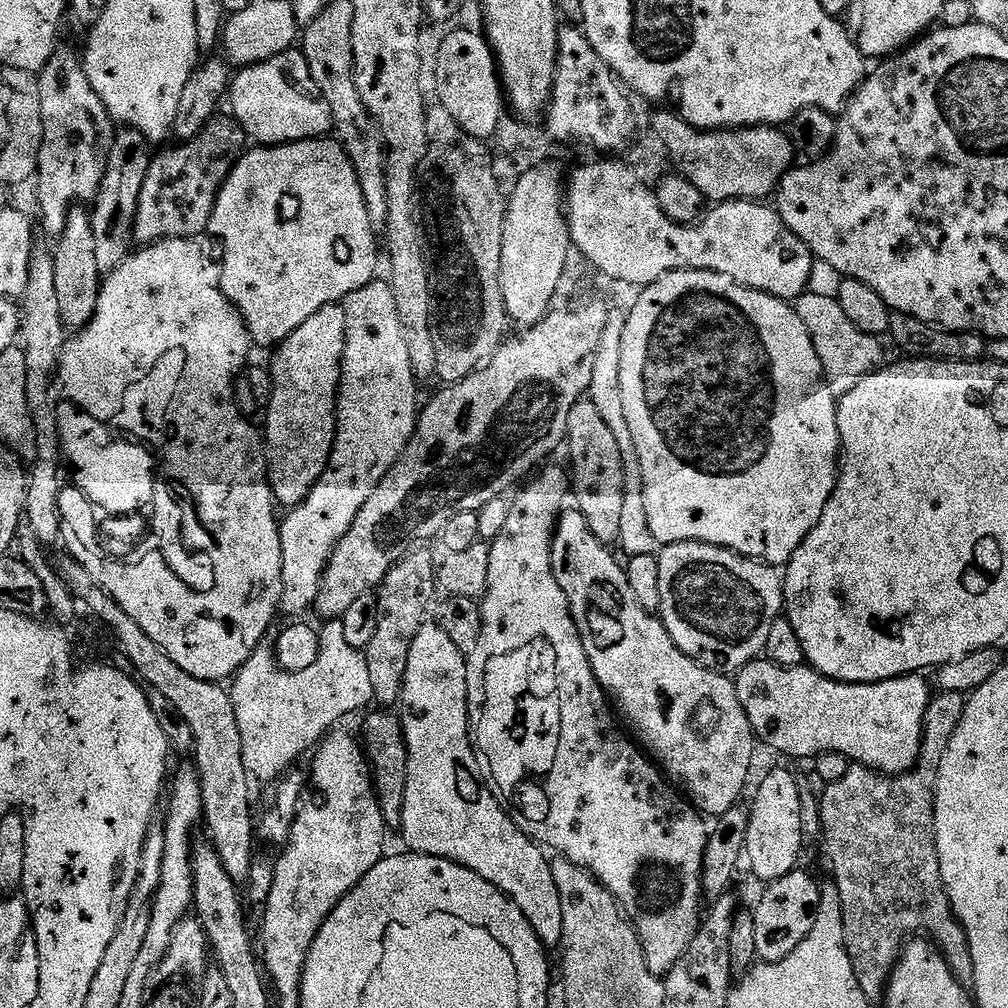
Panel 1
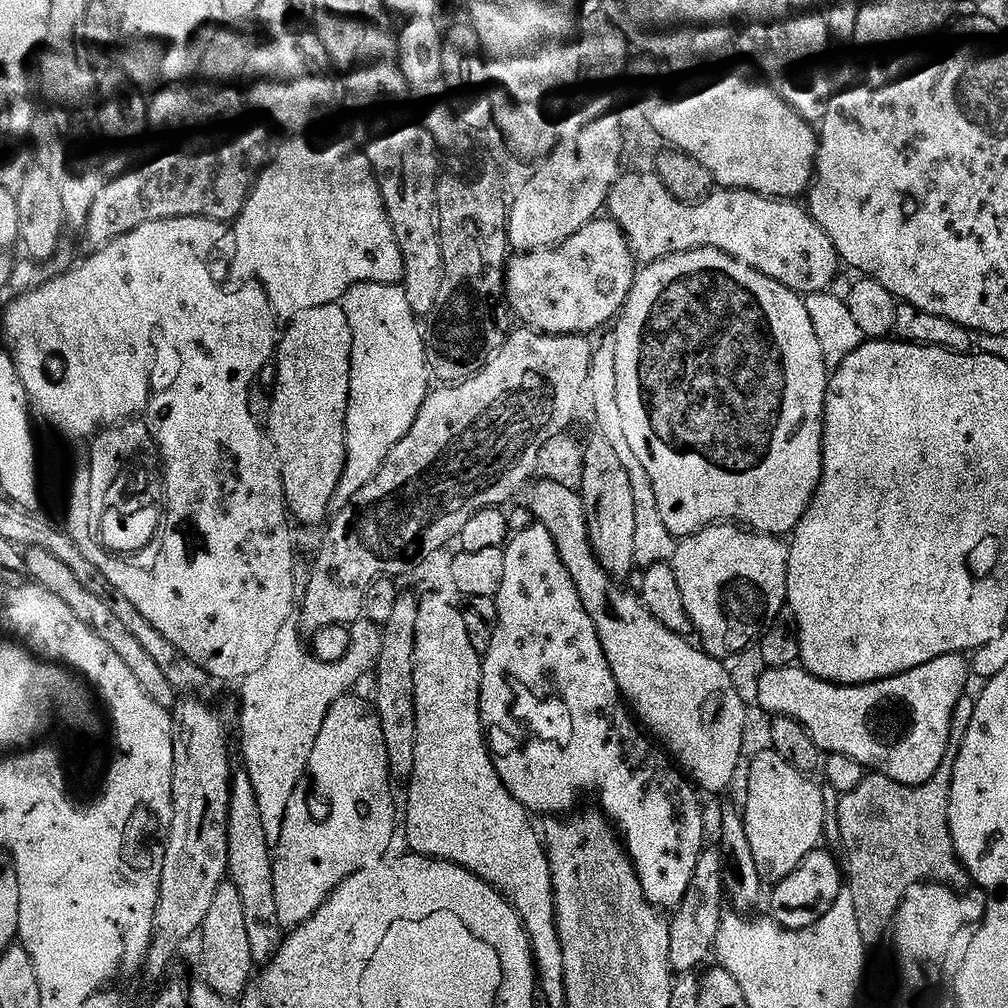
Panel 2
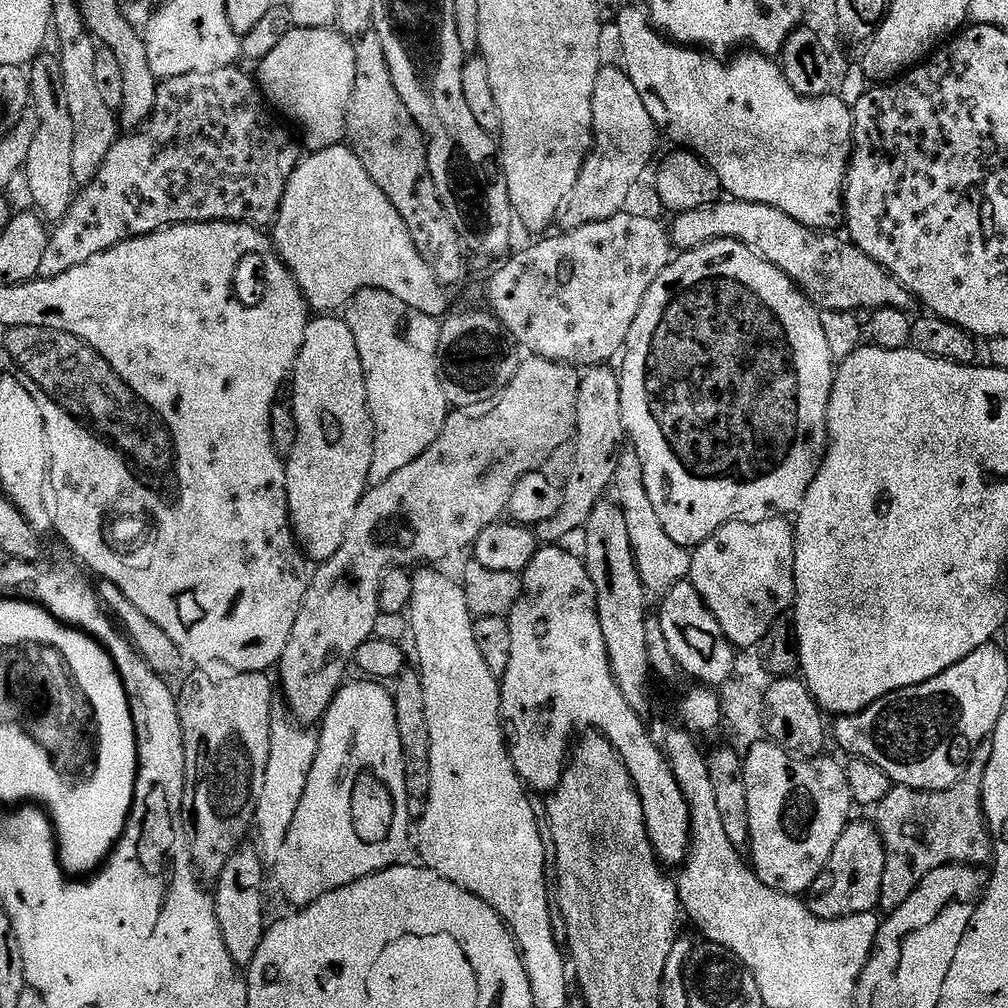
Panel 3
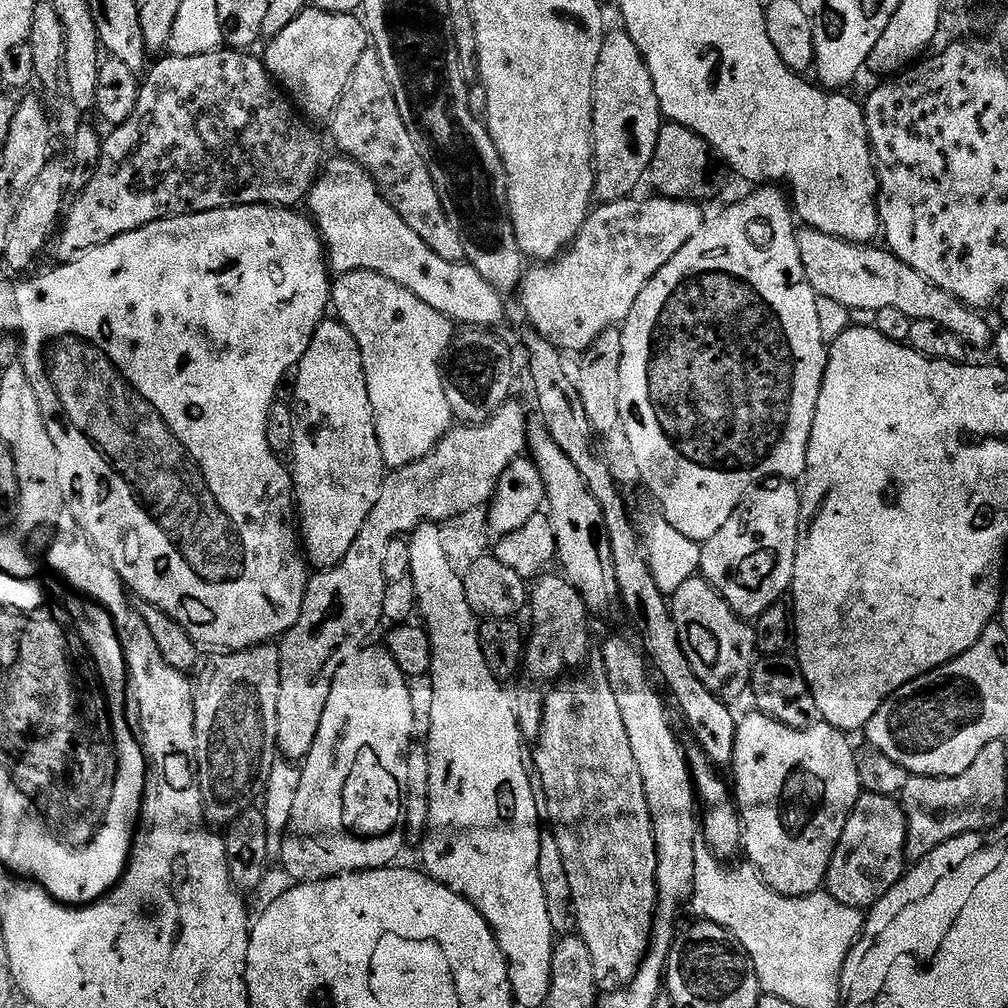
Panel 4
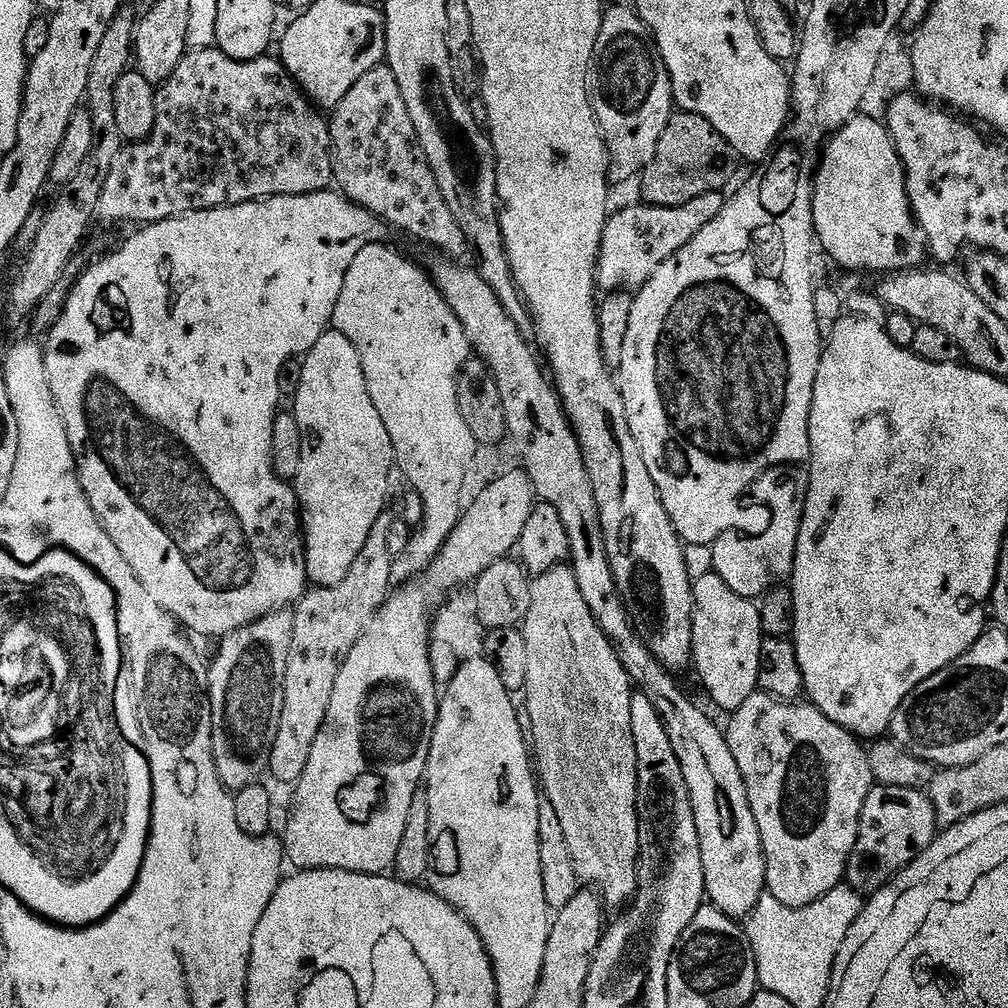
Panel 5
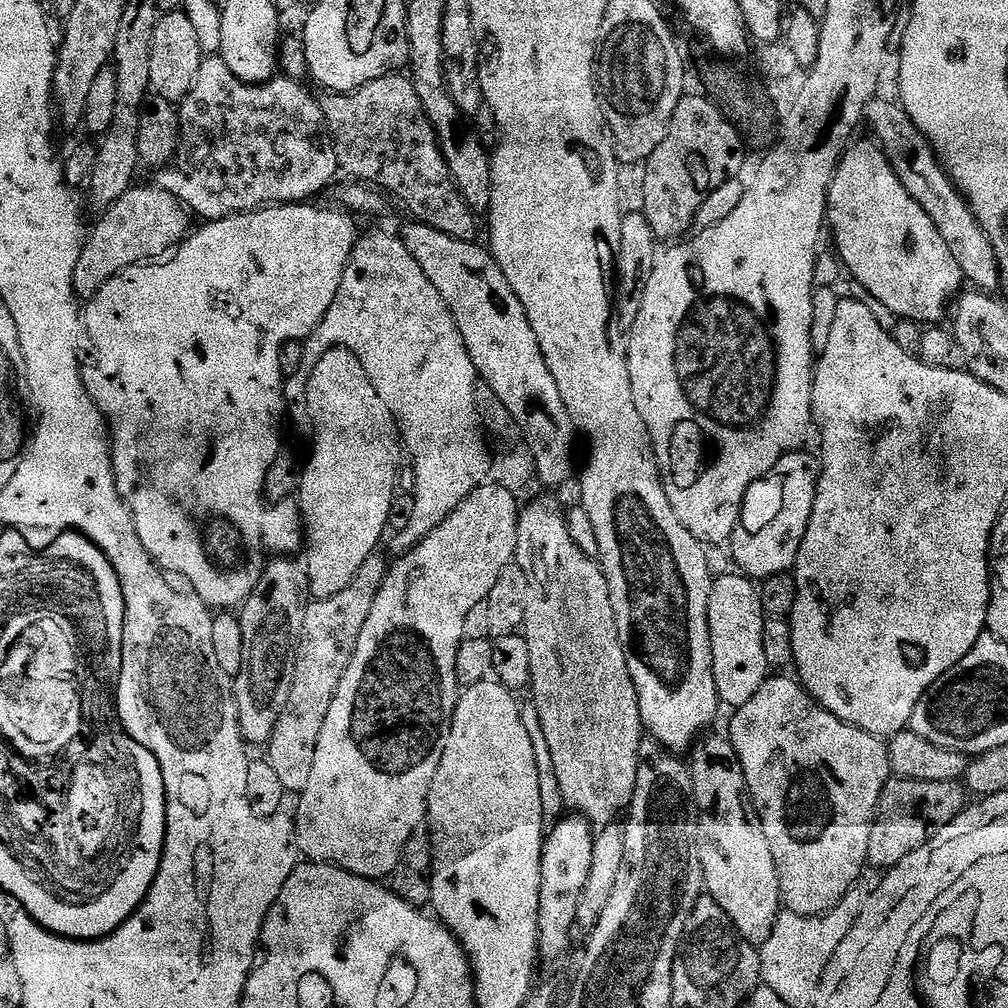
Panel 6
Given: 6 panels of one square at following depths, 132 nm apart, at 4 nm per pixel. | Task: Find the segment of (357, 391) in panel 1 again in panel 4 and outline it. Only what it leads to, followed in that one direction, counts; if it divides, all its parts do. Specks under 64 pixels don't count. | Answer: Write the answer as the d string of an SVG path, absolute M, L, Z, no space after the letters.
M345 272L337 275L332 286L330 304L334 312L336 308L335 315L340 323L347 326L350 334L354 334L360 347L372 417L376 423L378 446L382 450L385 469L405 468L426 458L436 449L441 438L454 427L450 402L446 402L444 376L440 372L440 359L443 356L445 359L452 347L453 321L438 314L438 310L426 306L422 298L410 294L410 290L398 286L398 282L377 272Z

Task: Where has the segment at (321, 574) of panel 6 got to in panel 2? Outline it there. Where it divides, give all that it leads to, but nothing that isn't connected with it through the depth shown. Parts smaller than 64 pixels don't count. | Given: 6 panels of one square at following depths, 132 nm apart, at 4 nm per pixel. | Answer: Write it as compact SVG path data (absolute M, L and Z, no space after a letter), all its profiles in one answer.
M339 303L327 304L321 308L315 308L305 314L298 316L287 325L288 333L281 335L278 340L278 351L274 356L274 368L276 364L276 393L271 393L272 413L266 425L270 433L273 447L276 449L276 457L280 463L280 477L284 483L284 502L288 505L289 513L296 516L304 524L316 524L324 515L327 517L328 503L332 500L332 495L336 492L336 487L340 484L340 479L344 476L344 467L350 463L348 455L348 439L344 423L348 413L348 395L350 394L350 370L352 369L352 335L350 334L350 322L346 322L346 314Z

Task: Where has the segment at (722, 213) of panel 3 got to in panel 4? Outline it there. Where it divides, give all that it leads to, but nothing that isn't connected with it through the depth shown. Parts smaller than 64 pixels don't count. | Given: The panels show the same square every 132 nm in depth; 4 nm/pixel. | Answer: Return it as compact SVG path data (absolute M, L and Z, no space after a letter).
M805 227L799 233L798 241L802 266L806 270L806 278L817 296L830 298L849 310L857 308L858 311L869 312L869 314L875 314L882 310L902 310L902 314L906 314L913 321L933 320L938 326L953 332L965 346L972 350L973 348L984 348L987 344L989 347L993 343L994 328L991 328L980 317L983 315L977 309L969 308L962 301L954 299L946 290L934 286L926 278L922 278L922 274L918 274L918 270L910 270L910 266L906 266L906 262L902 262L883 247L880 247L880 249L876 248L877 246L850 244L836 236L827 236L821 232L815 232L810 227Z

